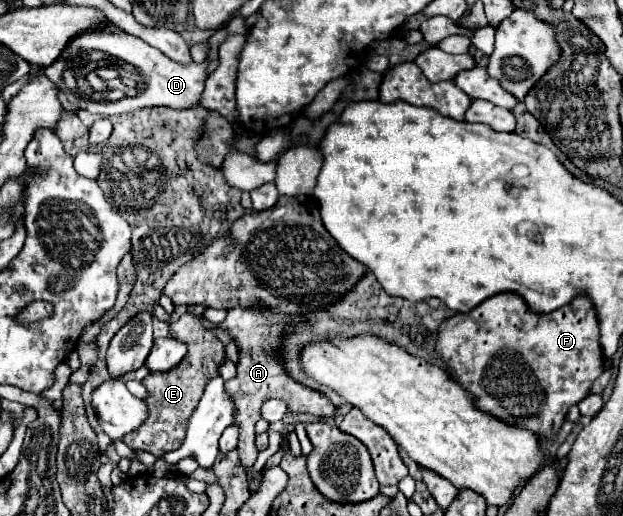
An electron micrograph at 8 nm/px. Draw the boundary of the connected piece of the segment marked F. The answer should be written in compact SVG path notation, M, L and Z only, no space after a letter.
M511 291L497 293L469 313L455 313L445 319L437 333L435 351L445 363L449 377L473 395L479 411L497 417L505 425L515 425L547 439L559 435L567 411L591 393L591 385L603 373L605 361L599 345L595 305L587 295L577 295L571 303L551 313L535 313L521 295Z

